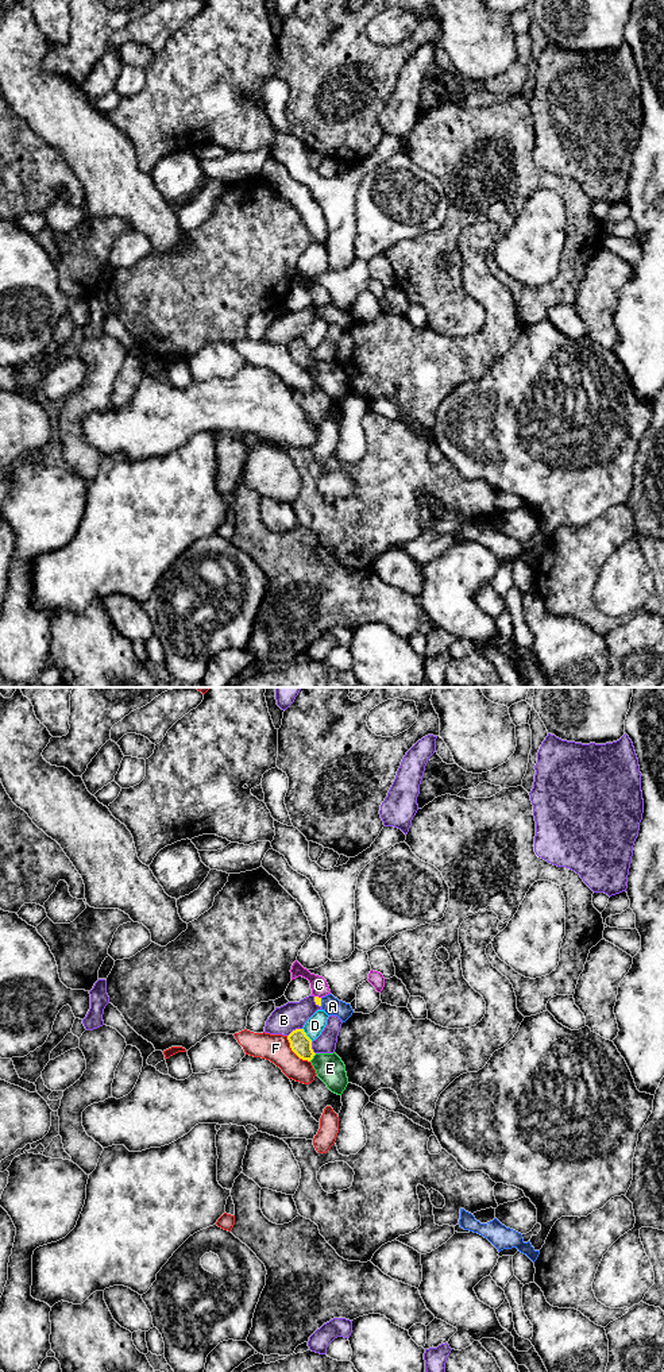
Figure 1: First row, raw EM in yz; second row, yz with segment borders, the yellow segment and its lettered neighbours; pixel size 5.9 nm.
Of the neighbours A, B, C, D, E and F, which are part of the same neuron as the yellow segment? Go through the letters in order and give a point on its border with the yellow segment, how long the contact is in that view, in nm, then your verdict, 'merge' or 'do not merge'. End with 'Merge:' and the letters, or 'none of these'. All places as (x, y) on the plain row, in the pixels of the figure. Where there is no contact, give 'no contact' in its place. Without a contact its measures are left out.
A: meets yellow in yz at (320, 311); contact 50 nm long; merge
B: meets yellow in yz at (296, 338); contact 100 nm long; do not merge
C: meets yellow in yz at (317, 305); contact 40 nm long; do not merge
D: meets yellow in yz at (305, 343); contact 100 nm long; do not merge
E: meets yellow in yz at (312, 366); contact 60 nm long; do not merge
F: meets yellow in yz at (294, 361); contact 220 nm long; do not merge
Merge: A

